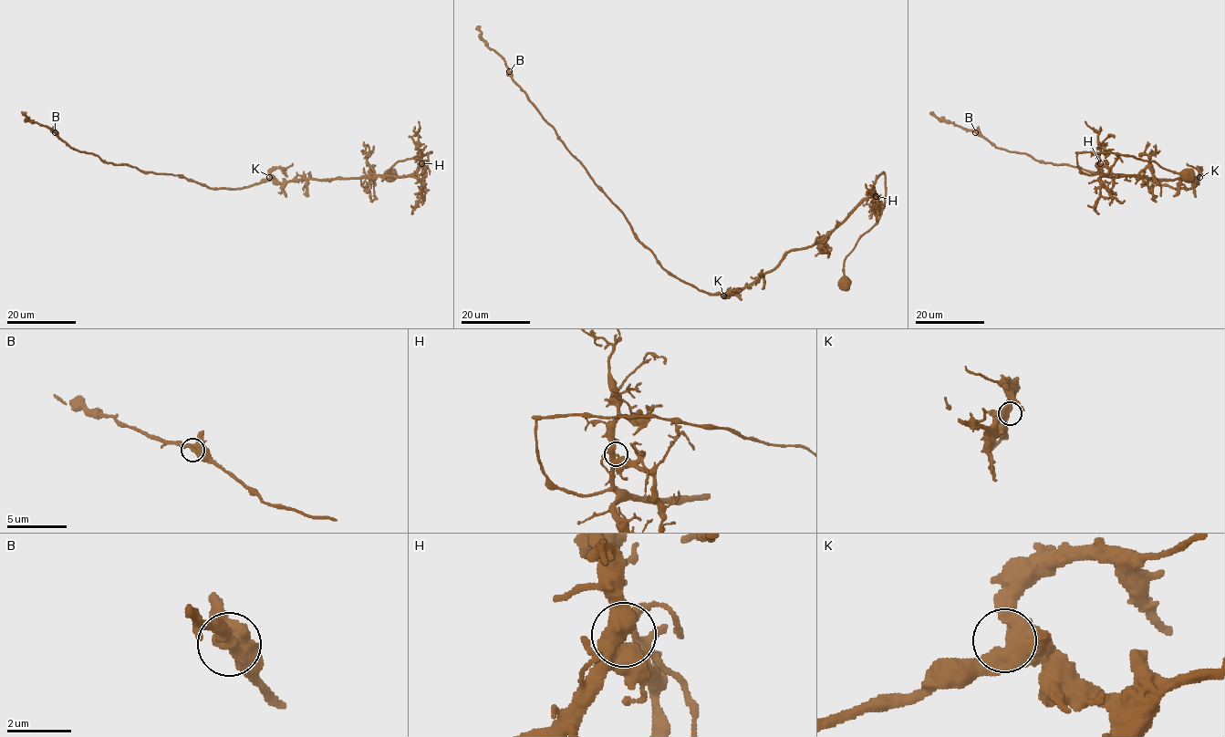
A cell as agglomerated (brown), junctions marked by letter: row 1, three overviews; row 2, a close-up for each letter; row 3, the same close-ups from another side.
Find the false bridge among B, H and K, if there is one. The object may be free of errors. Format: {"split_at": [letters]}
{"split_at": []}

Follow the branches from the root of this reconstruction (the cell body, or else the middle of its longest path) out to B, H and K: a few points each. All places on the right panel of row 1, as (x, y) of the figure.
B: (1188, 176), (1132, 156), (1077, 152), (1078, 167), (1091, 175), (1198, 183), (1172, 188), (1040, 162), (976, 132)
H: (1188, 176), (1132, 156), (1076, 153), (1077, 166), (1084, 173), (1095, 174), (1100, 163)
K: (1188, 176), (1132, 156), (1076, 153), (1078, 167), (1091, 175), (1194, 183), (1199, 177)

